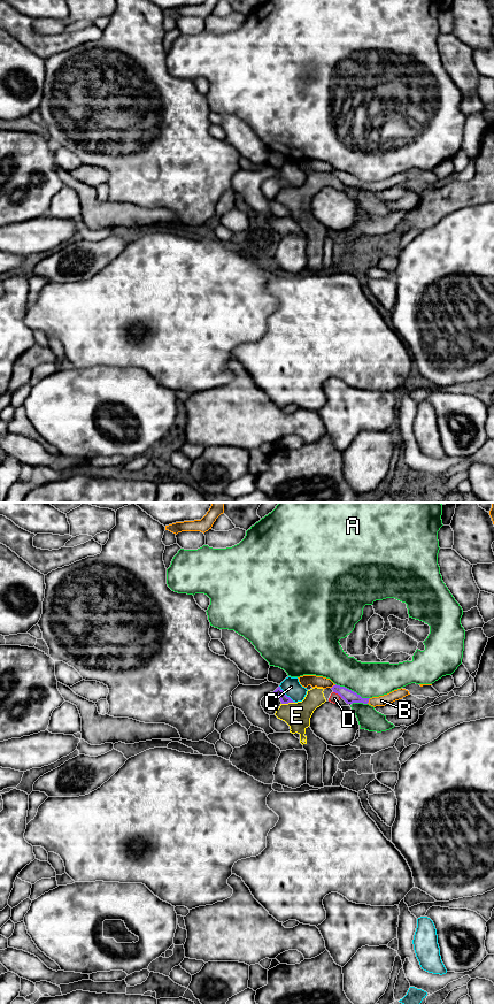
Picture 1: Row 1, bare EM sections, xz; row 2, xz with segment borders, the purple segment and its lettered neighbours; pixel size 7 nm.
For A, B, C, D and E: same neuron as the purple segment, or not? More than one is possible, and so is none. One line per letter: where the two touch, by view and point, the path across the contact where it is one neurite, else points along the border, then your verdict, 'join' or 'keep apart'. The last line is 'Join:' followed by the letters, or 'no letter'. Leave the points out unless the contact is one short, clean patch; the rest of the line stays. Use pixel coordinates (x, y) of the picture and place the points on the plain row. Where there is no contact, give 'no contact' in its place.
A: contact xz (353, 176); keep apart
B: contact xz (368, 185); keep apart
C: contact xz (285, 179); border xz (279, 170), (295, 186); keep apart
D: contact xz (338, 178); border xz (333, 176), (341, 182); keep apart
E: contact xz (287, 188); border xz (294, 186), (282, 189); keep apart
Join: no letter

